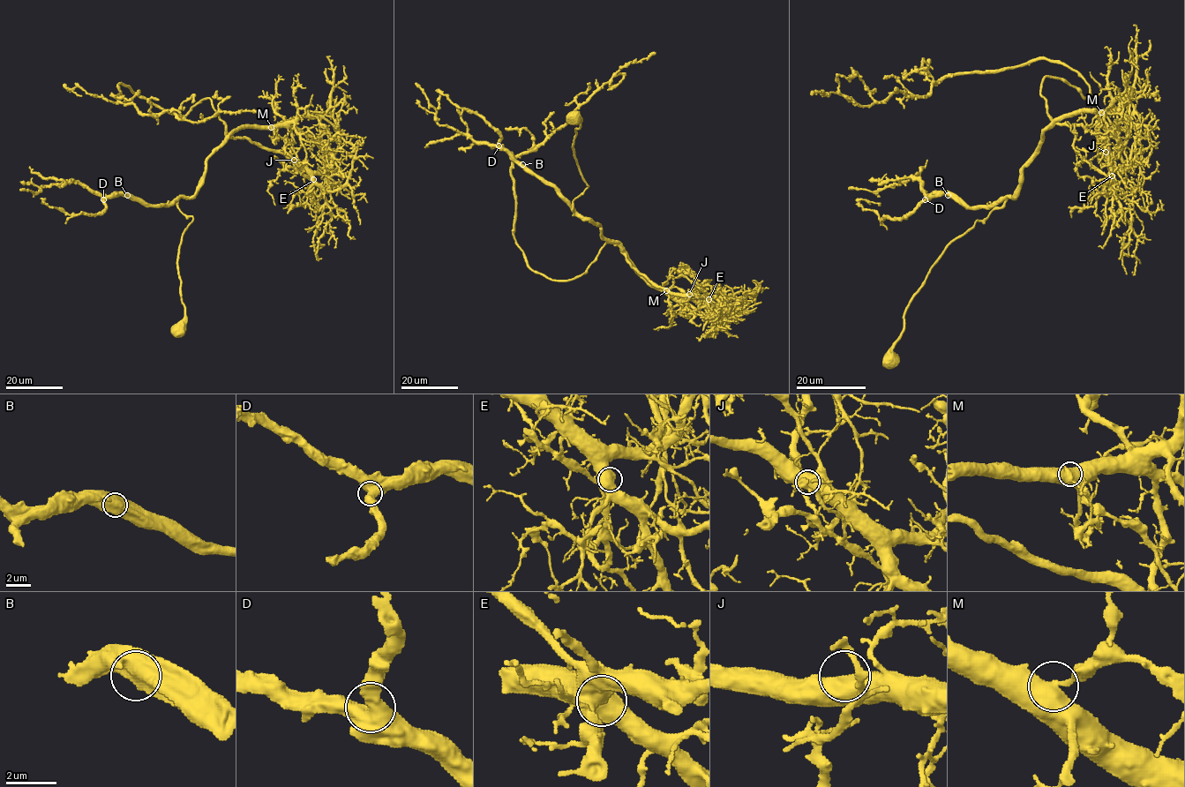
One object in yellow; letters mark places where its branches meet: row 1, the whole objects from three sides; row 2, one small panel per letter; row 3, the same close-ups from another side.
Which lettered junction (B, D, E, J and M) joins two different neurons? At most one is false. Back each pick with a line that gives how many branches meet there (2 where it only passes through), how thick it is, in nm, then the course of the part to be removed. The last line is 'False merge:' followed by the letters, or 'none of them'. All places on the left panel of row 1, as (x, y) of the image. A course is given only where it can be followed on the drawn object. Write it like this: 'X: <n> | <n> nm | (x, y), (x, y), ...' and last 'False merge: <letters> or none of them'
M: 2 | 600 nm | (271, 127), (295, 158), (229, 138), (209, 98), (184, 116), (123, 84), (116, 97), (191, 122), (260, 113)
False merge: M

